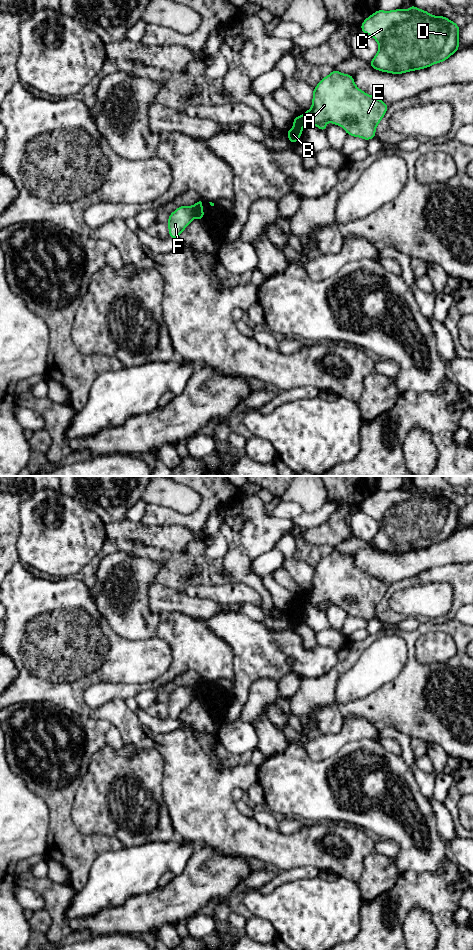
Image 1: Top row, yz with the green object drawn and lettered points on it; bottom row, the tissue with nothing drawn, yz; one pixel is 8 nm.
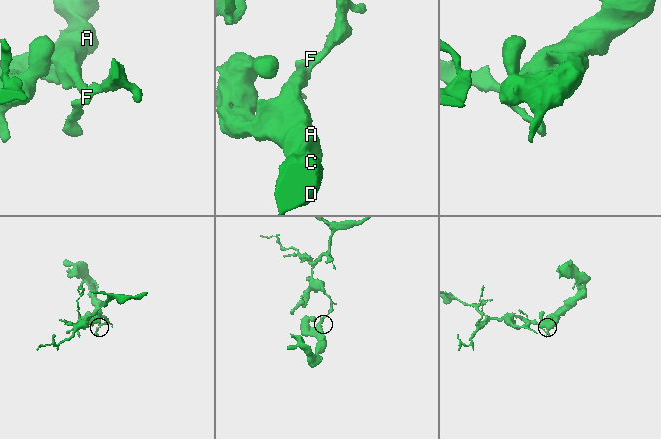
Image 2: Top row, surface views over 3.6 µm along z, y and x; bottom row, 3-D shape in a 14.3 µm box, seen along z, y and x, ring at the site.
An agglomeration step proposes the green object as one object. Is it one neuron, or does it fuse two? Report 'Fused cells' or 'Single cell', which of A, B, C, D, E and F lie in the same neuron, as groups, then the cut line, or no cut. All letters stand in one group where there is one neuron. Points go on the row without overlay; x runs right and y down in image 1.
Fused cells. Groups: A B C D E / F. Split along yz (192, 686), (192, 694), (194, 696)

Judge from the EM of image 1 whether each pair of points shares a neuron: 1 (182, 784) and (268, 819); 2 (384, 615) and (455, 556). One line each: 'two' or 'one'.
1: two
2: two

